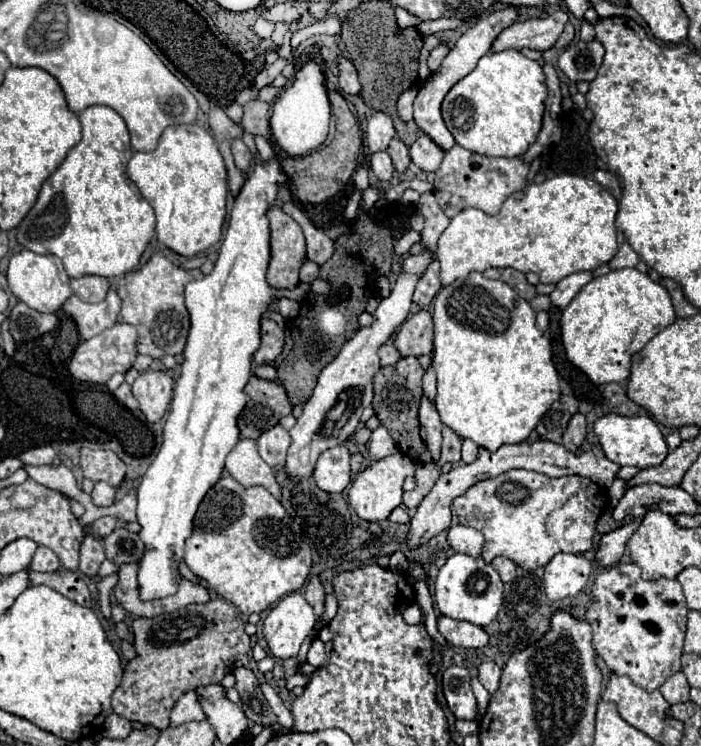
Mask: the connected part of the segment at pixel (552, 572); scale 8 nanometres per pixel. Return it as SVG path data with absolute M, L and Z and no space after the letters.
M557 553L545 565L543 575L545 595L551 601L573 597L587 585L589 575L591 575L591 561L587 561L583 555Z

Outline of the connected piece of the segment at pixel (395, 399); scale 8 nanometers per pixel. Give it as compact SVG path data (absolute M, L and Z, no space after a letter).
M403 357L391 367L381 367L375 375L375 397L371 407L375 409L379 423L387 427L391 437L397 441L403 455L407 455L415 463L429 463L431 455L419 437L419 419L417 419L419 401L423 395L421 377L423 377L423 367L419 365L417 357Z

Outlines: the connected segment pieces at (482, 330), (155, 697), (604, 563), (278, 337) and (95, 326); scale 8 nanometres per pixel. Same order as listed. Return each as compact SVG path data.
M471 273L467 279L457 279L451 285L439 289L439 295L433 301L433 323L435 323L435 371L437 371L437 411L441 415L443 425L453 429L461 439L471 439L479 447L485 447L487 451L497 451L505 443L521 443L529 437L529 433L537 427L539 419L547 413L553 401L561 397L559 389L559 375L557 369L551 361L551 343L545 337L543 331L535 327L535 311L529 307L525 299L521 299L507 283L497 281L497 279L485 279L481 273Z
M221 597L151 619L137 617L131 623L131 631L137 657L127 663L123 681L111 697L113 711L131 723L151 723L157 729L165 729L179 695L199 685L219 683L235 667L249 663L251 641L245 633L245 623L235 605Z
M635 517L629 525L623 525L611 533L601 535L601 543L599 543L597 553L595 553L595 561L599 567L611 567L611 565L621 561L621 557L625 553L627 539L635 533L635 529L639 527L641 521L643 521L643 517Z
M261 319L261 347L255 351L253 361L257 365L273 363L283 351L283 329L273 319Z
M109 289L107 297L99 303L85 303L77 295L71 295L63 303L63 311L75 319L81 339L91 339L117 323L121 299L115 289Z

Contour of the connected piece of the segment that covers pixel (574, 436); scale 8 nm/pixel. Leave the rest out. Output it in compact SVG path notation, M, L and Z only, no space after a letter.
M577 413L571 421L567 431L563 433L563 447L567 447L567 451L575 453L585 441L585 415Z

